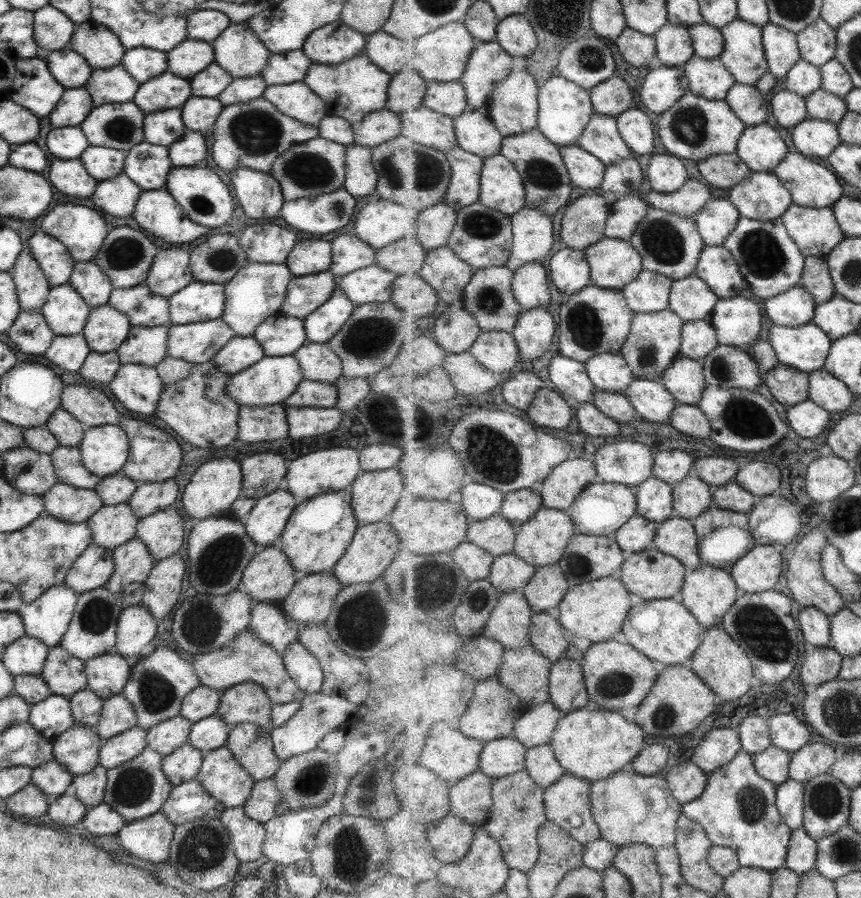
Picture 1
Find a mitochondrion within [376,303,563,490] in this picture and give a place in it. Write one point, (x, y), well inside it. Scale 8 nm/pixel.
(496, 458)

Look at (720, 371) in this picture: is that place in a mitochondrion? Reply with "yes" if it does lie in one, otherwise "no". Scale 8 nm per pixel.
yes

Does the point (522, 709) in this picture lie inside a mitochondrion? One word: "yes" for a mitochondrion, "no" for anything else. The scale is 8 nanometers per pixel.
no

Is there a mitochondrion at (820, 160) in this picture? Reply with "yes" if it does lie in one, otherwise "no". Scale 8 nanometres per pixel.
no

